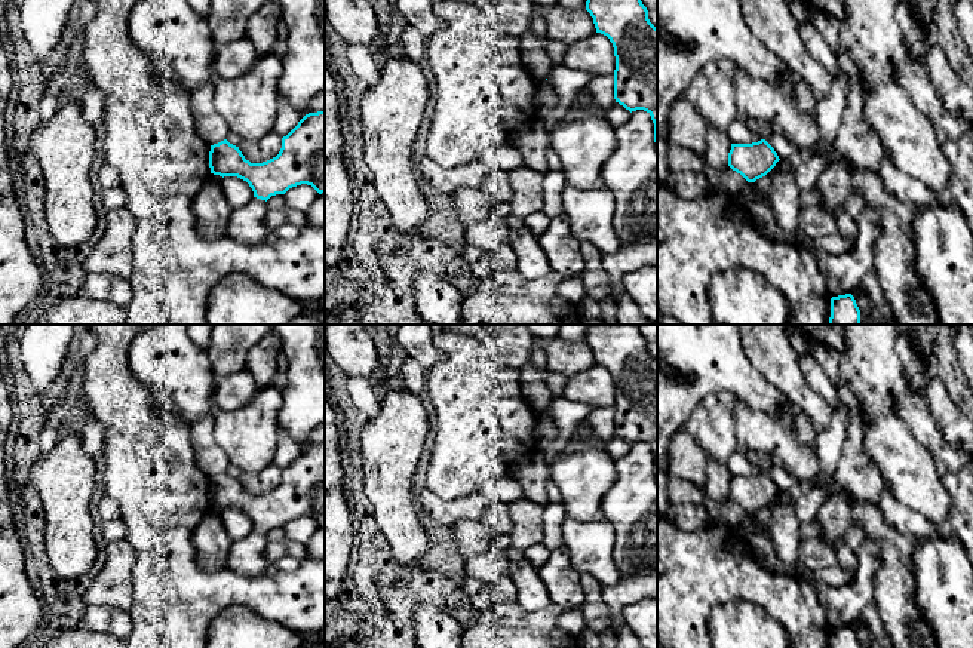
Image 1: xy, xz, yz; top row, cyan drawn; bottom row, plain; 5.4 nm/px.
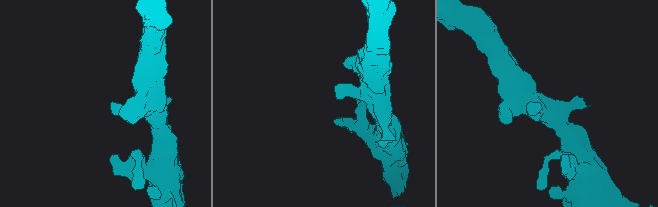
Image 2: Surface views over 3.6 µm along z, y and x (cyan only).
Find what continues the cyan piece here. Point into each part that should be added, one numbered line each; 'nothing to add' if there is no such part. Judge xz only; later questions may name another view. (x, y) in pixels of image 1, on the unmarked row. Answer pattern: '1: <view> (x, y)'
nothing to add

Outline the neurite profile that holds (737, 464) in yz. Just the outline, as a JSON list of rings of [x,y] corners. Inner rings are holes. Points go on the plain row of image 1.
[[[739,451],[730,455],[725,466],[731,476],[752,476],[761,473],[761,470]]]

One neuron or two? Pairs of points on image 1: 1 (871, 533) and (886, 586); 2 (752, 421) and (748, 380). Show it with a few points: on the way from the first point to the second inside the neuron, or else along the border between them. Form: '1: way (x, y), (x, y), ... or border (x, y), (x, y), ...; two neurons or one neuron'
1: way (884, 543), (889, 547), (889, 573); one neuron
2: border (739, 398), (776, 418); two neurons

